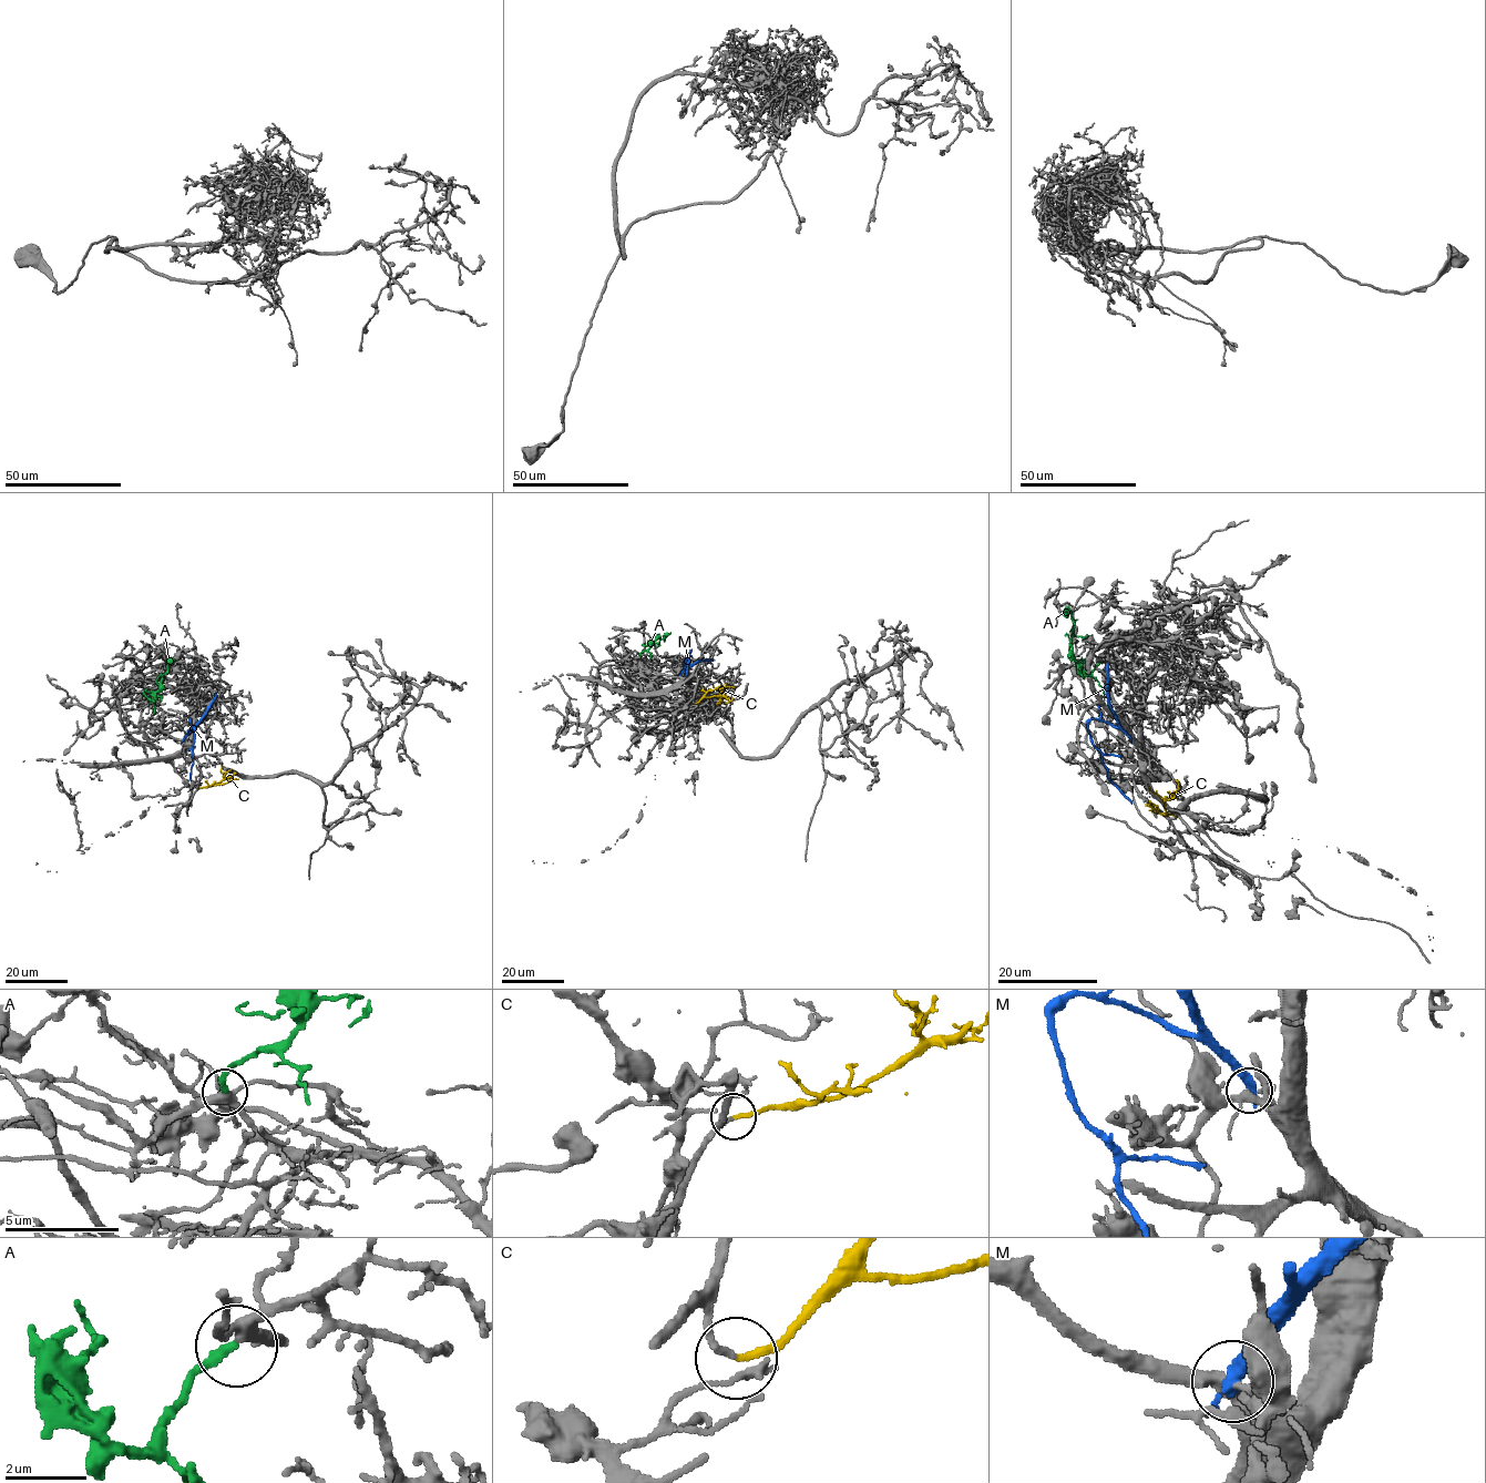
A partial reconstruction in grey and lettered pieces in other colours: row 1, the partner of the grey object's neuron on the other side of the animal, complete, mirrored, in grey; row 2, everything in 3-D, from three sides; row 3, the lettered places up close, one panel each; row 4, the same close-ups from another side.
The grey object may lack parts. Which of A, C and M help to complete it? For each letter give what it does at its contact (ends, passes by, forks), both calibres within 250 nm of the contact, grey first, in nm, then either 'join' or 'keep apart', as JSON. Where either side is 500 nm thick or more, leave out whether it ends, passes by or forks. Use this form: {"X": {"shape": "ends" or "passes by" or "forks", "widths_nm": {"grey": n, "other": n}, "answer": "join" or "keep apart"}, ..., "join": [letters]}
{"A": {"shape": "ends", "widths_nm": {"grey": 280, "other": 240}, "answer": "join"}, "C": {"shape": "ends", "widths_nm": {"grey": 120, "other": 170}, "answer": "join"}, "M": {"shape": "ends", "widths_nm": {"grey": 240, "other": 440}, "answer": "keep apart"}, "join": ["A", "C"]}

